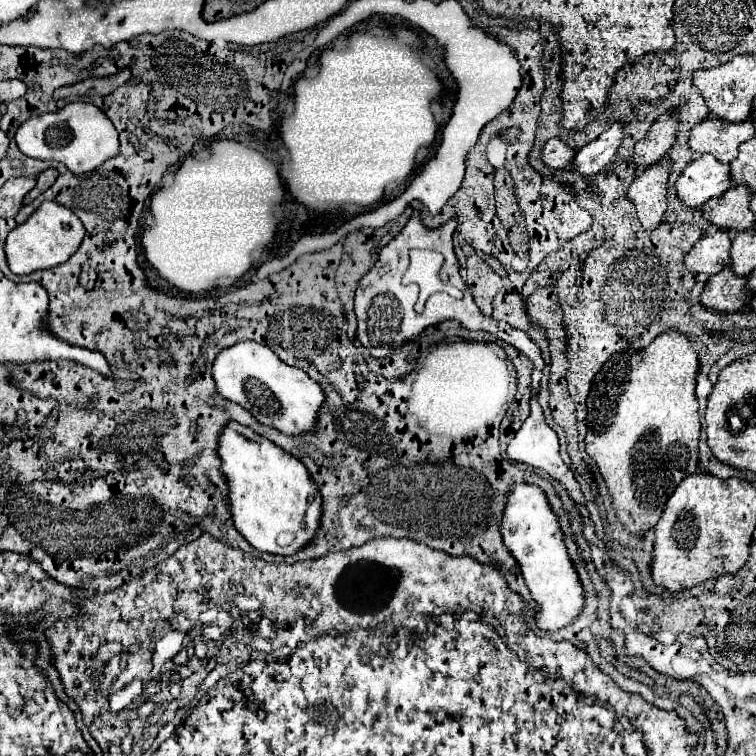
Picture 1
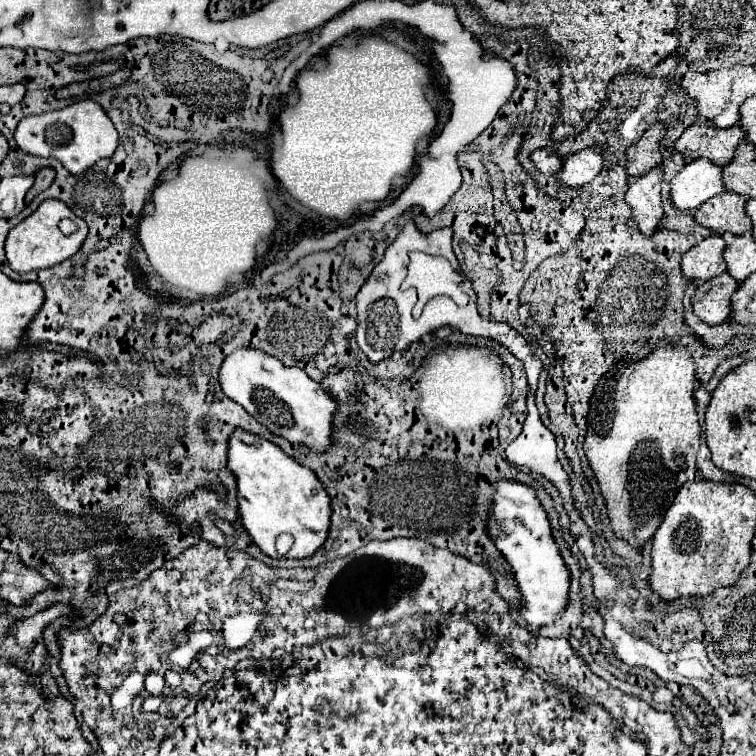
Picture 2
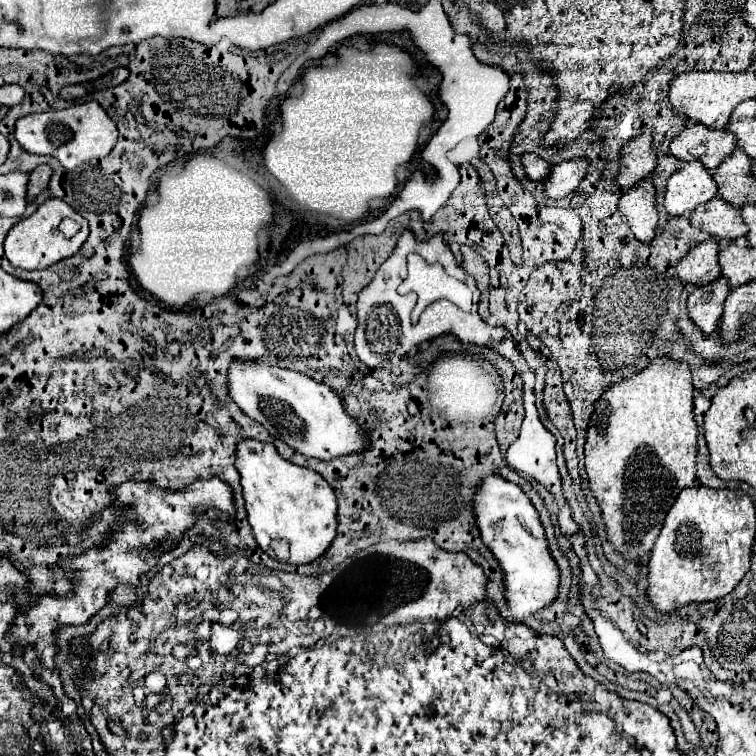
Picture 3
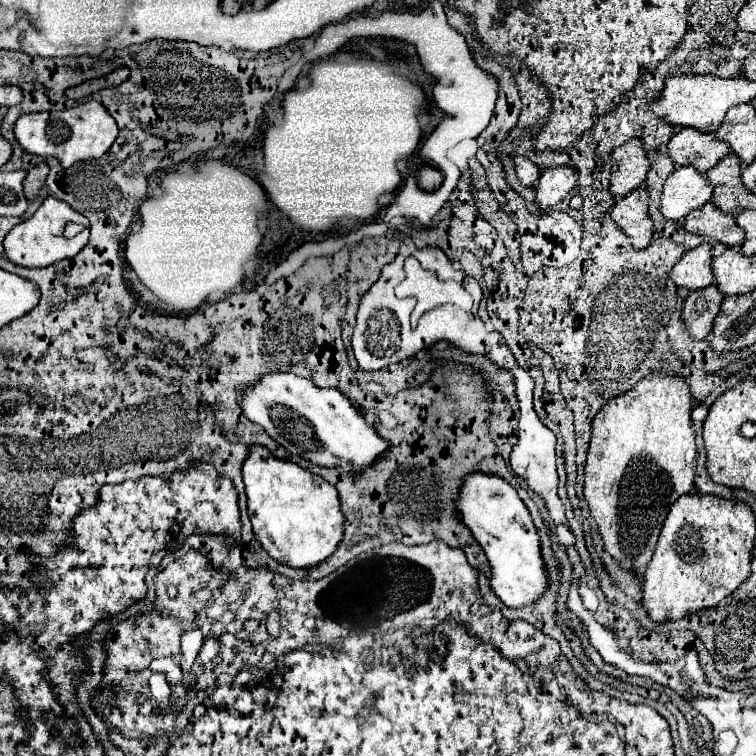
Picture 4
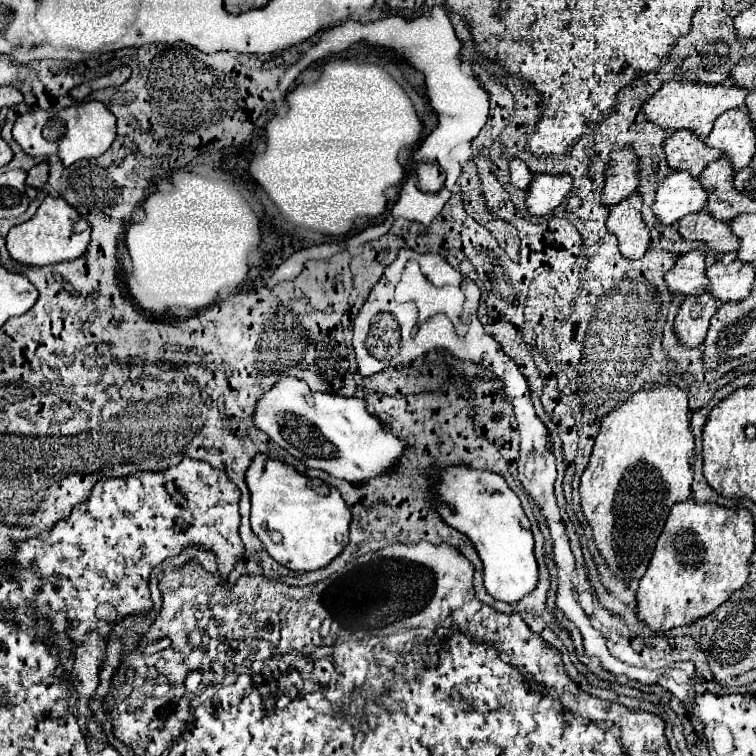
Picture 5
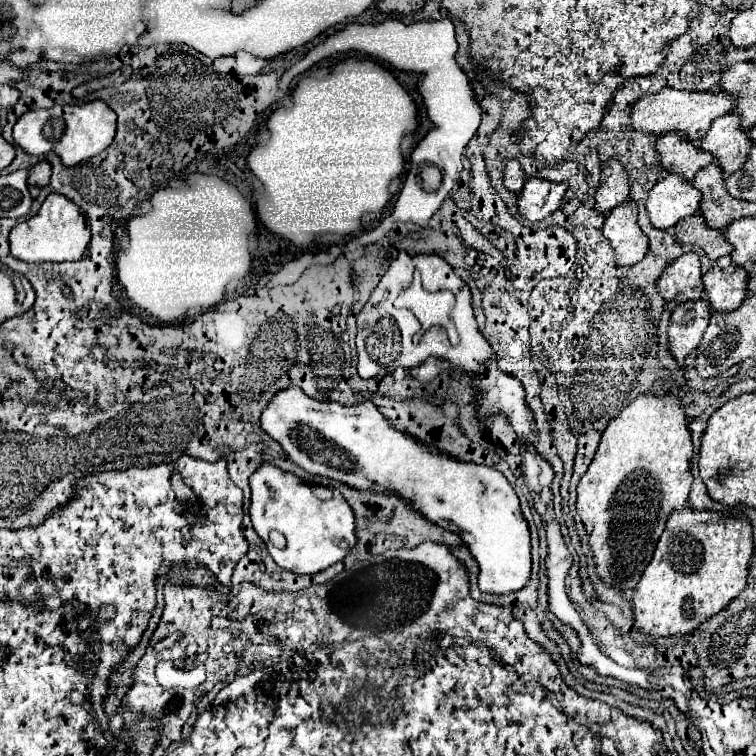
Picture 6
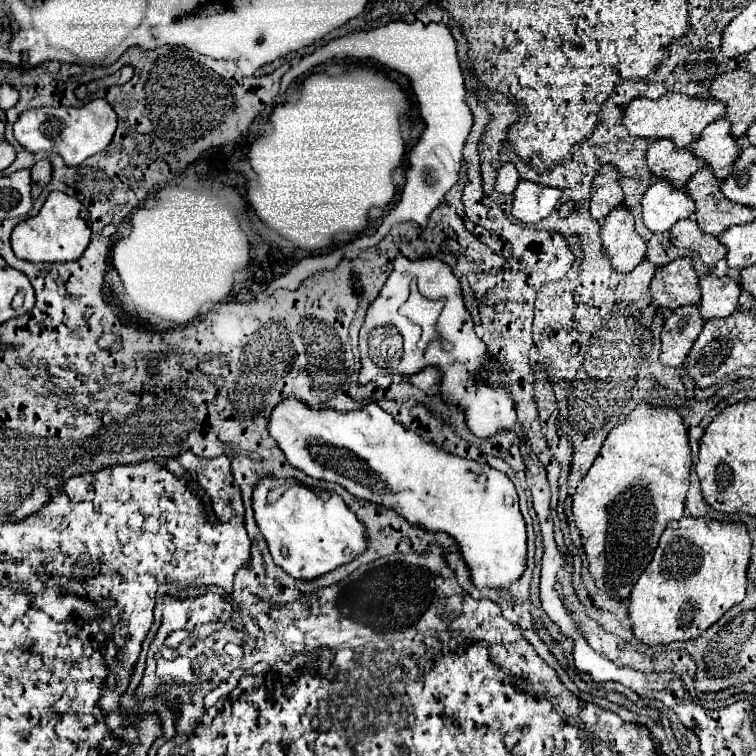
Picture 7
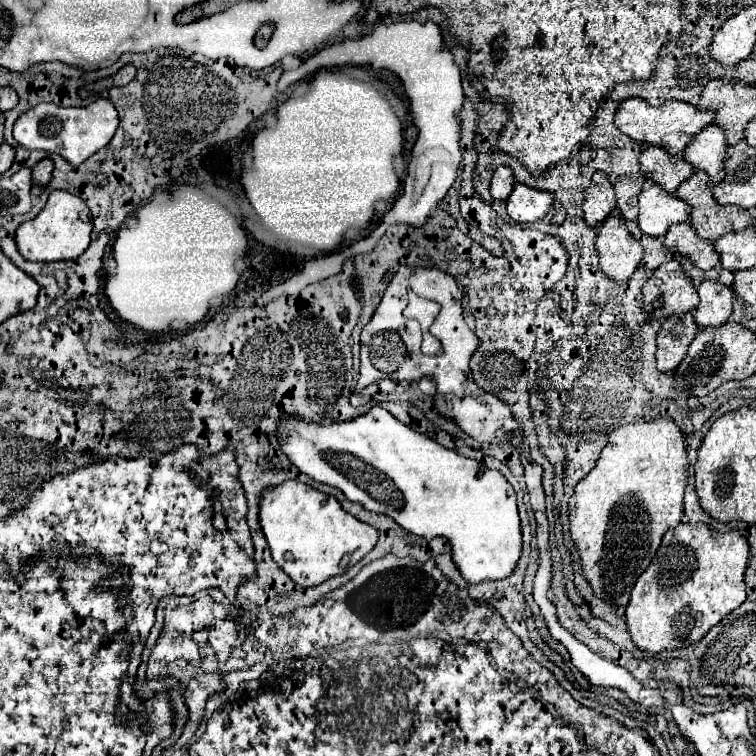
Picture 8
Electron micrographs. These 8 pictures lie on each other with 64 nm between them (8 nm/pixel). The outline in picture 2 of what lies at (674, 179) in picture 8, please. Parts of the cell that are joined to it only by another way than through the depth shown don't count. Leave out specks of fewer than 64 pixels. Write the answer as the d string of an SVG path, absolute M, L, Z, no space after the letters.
M694 122L674 142L674 148L684 158L708 158L716 166L726 166L734 158L736 146L744 140L744 132L738 126L714 128L714 124Z

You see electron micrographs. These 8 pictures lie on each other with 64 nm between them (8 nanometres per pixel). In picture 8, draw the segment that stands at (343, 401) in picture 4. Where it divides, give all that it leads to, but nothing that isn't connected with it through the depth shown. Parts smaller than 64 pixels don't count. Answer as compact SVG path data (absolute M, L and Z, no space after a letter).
M374 406L368 414L354 420L334 422L334 428L328 428L326 424L310 424L302 418L284 418L280 420L278 436L284 454L312 480L338 488L350 502L358 502L370 512L390 516L414 536L428 542L436 536L446 538L452 548L452 560L464 580L472 584L500 580L516 568L522 550L516 492L498 470L490 470L472 458L444 448L428 436L404 426L380 406Z

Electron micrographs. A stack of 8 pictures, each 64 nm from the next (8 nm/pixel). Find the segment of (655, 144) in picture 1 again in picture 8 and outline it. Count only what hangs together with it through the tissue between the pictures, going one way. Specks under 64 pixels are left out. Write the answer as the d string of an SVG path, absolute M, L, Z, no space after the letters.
M596 172L592 176L592 184L588 190L584 190L584 222L592 228L596 228L606 216L616 210L616 196L612 190L610 180L602 172Z

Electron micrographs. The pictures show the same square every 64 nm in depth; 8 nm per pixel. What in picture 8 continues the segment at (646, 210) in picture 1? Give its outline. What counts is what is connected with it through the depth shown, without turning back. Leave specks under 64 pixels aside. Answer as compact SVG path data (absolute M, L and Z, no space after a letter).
M612 212L604 222L600 222L594 250L598 254L600 270L618 284L634 274L644 256L642 244L630 236L618 212Z

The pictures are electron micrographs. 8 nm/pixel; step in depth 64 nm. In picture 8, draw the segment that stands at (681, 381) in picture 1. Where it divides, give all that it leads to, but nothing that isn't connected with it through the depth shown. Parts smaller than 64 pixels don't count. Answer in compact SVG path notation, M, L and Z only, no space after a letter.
M658 418L652 422L632 422L608 436L608 444L602 450L594 470L576 484L568 502L570 538L580 554L582 574L590 582L594 596L610 606L624 608L630 600L632 584L648 568L654 558L662 536L676 528L684 516L682 496L688 478L688 454L684 434L670 418Z

